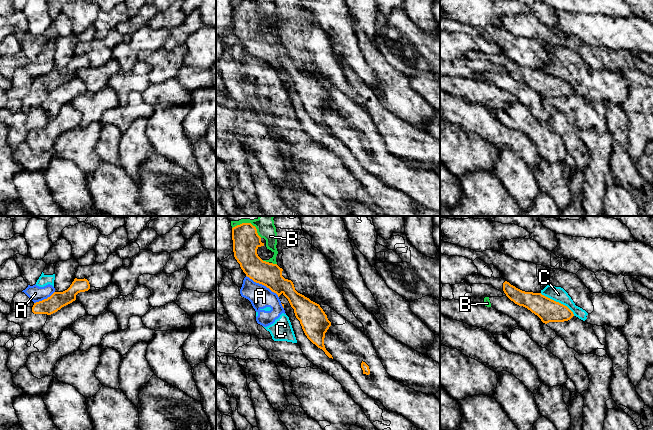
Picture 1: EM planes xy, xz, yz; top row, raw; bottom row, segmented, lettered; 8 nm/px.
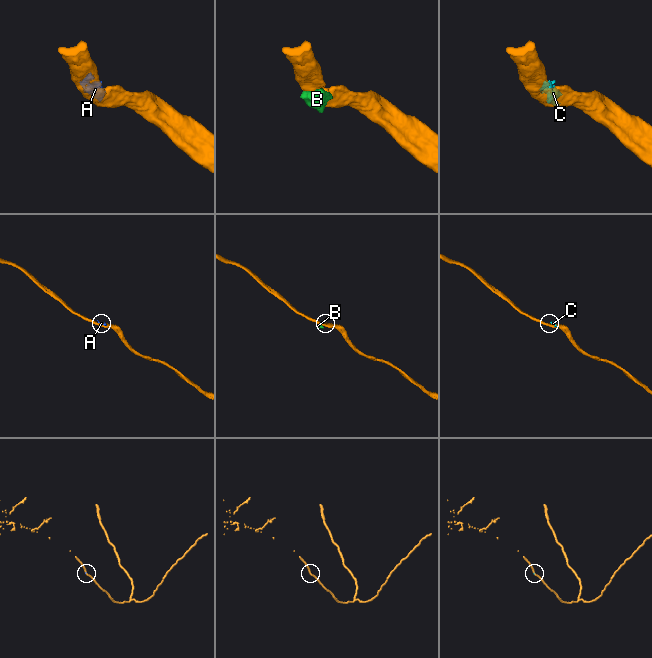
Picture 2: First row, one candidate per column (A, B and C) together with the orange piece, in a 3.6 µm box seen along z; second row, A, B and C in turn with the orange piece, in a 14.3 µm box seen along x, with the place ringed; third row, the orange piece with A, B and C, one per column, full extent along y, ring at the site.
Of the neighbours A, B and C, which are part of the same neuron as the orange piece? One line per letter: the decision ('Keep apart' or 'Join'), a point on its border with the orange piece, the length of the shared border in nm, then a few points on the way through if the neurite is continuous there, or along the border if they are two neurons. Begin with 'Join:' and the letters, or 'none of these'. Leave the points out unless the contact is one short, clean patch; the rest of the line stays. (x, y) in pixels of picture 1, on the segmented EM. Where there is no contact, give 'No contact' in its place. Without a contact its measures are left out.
Join: none of these
A: Keep apart. Touches orange at xz (263, 284). Shared border 320 nm. Boundary: xz (246, 275), (268, 287), (278, 297)
B: Keep apart. Touches orange at xz (249, 223). Shared border 260 nm. Boundary: xz (232, 227), (242, 223), (251, 223), (261, 237)
C: Keep apart. Touches orange at yz (558, 302). Shared border 340 nm. Boundary: yz (540, 293), (564, 304), (574, 315)

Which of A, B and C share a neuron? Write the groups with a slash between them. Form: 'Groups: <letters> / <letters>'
Groups: A C / B

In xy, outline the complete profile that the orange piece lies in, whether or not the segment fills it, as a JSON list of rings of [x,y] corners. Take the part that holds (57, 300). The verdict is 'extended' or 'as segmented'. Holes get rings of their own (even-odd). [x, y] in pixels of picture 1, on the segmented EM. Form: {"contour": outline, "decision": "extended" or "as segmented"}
{"contour": [[[75,278],[67,290],[63,292],[54,292],[47,299],[34,303],[32,312],[34,314],[51,315],[62,307],[75,301],[78,293],[88,291],[89,289],[90,284],[87,279]]], "decision": "as segmented"}

